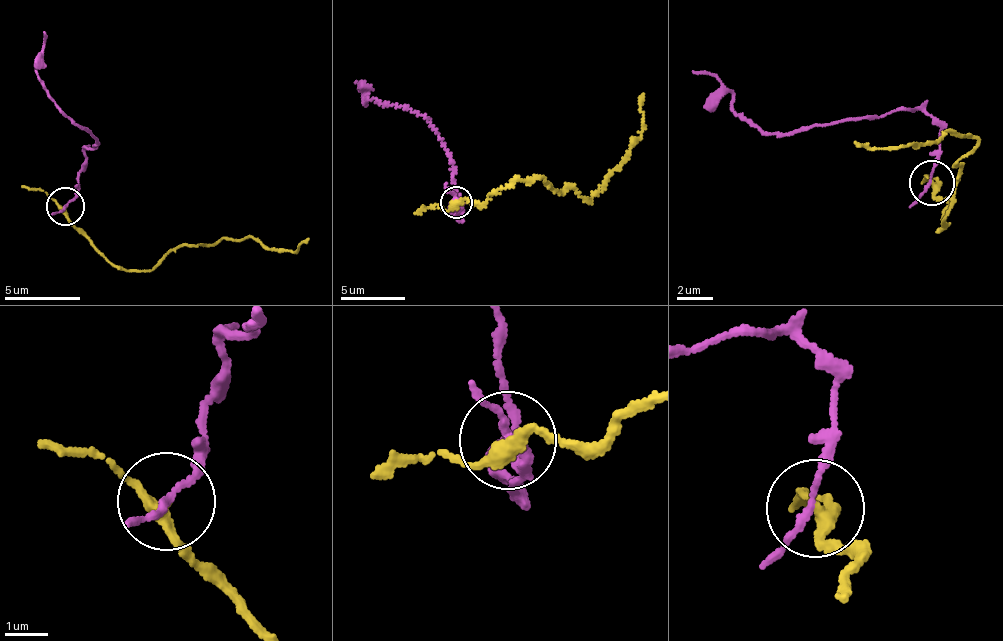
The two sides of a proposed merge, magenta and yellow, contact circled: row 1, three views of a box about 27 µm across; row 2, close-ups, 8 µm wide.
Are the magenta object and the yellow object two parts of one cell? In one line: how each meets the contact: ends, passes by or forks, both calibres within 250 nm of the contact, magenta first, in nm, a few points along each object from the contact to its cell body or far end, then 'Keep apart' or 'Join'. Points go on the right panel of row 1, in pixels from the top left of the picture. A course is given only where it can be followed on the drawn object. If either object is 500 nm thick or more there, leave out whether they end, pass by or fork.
At the ring magenta passes by. At the ring yellow passes by. Thickness 130 nm (magenta) against 260 nm. Course of magenta: (929, 181), (939, 129), (922, 110), (768, 133), (729, 106), (713, 77), (693, 70). Course of yellow: (933, 181), (950, 207), (941, 229), (960, 159), (976, 143), (949, 131), (875, 149), (855, 141). Keep apart

